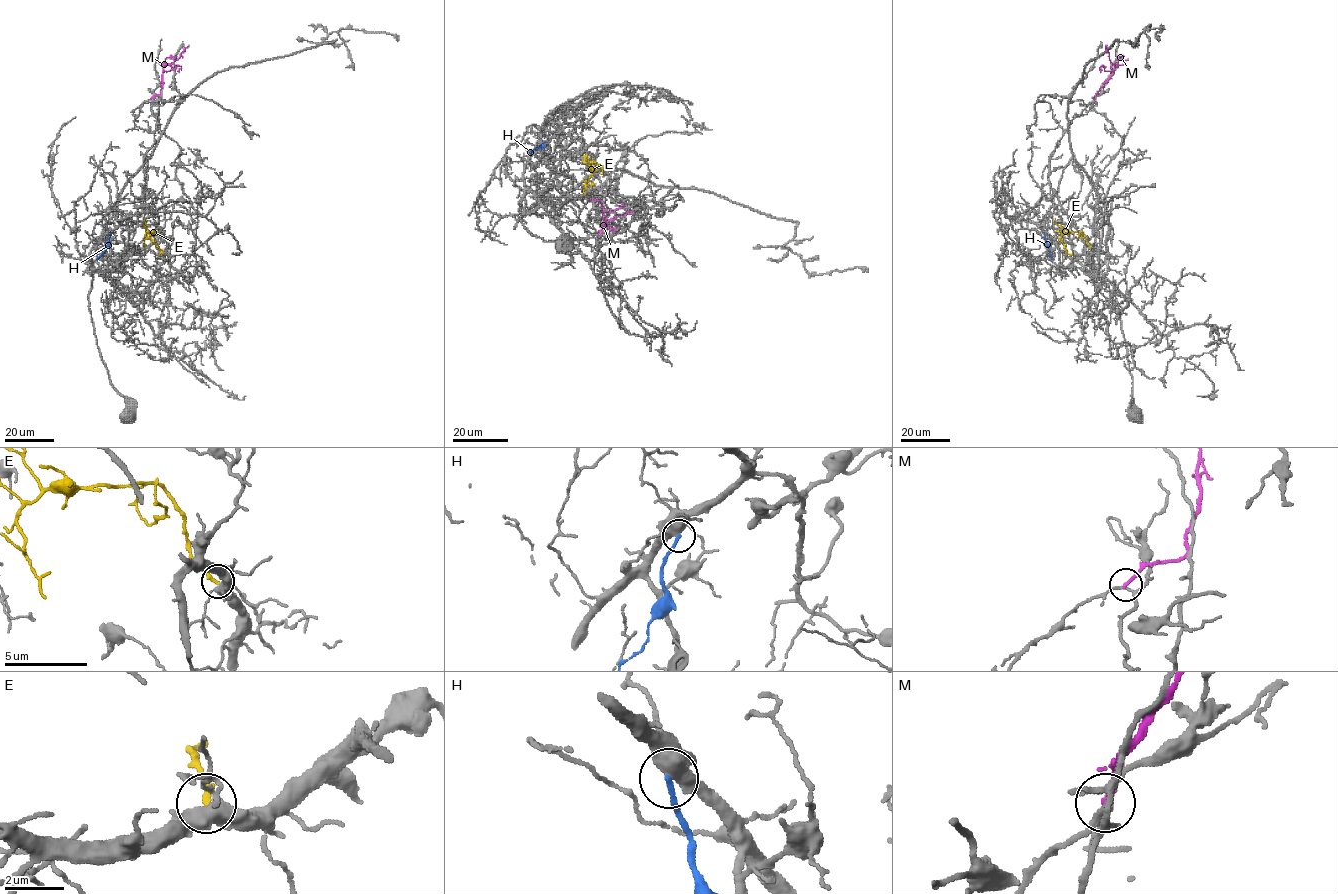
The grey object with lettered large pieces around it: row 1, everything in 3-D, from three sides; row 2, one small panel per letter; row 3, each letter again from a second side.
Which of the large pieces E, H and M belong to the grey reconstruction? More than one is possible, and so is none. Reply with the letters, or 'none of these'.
E

